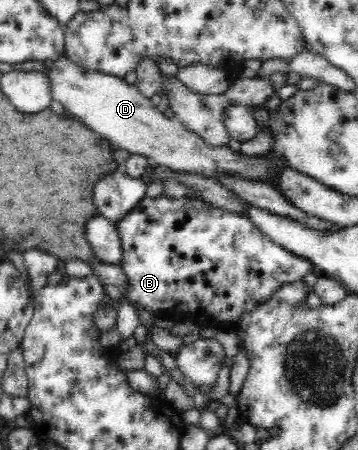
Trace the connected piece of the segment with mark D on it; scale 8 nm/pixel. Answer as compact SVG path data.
M67 55L52 60L45 69L52 100L64 107L66 115L73 115L87 129L110 142L115 148L127 149L135 155L145 155L152 165L164 166L173 171L192 171L197 175L211 178L213 173L234 173L254 179L267 179L275 173L273 165L246 156L240 151L233 152L228 146L213 147L201 137L188 131L169 114L157 110L147 97L125 80L95 71L87 71Z

